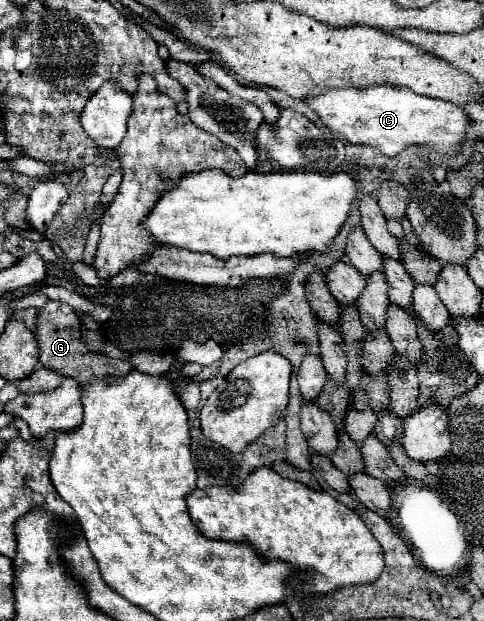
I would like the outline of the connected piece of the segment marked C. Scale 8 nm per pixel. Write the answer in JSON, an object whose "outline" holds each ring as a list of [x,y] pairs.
{"outline":[[[370,86],[364,90],[358,88],[330,88],[322,94],[314,94],[304,100],[306,106],[310,106],[318,118],[320,124],[326,126],[330,132],[340,134],[344,140],[352,144],[368,144],[382,150],[386,156],[396,156],[410,144],[426,144],[430,150],[436,150],[438,154],[454,154],[458,144],[464,138],[468,114],[454,106],[452,102],[438,102],[438,98],[422,98],[420,94],[414,94],[412,90],[402,90],[402,86]]]}

